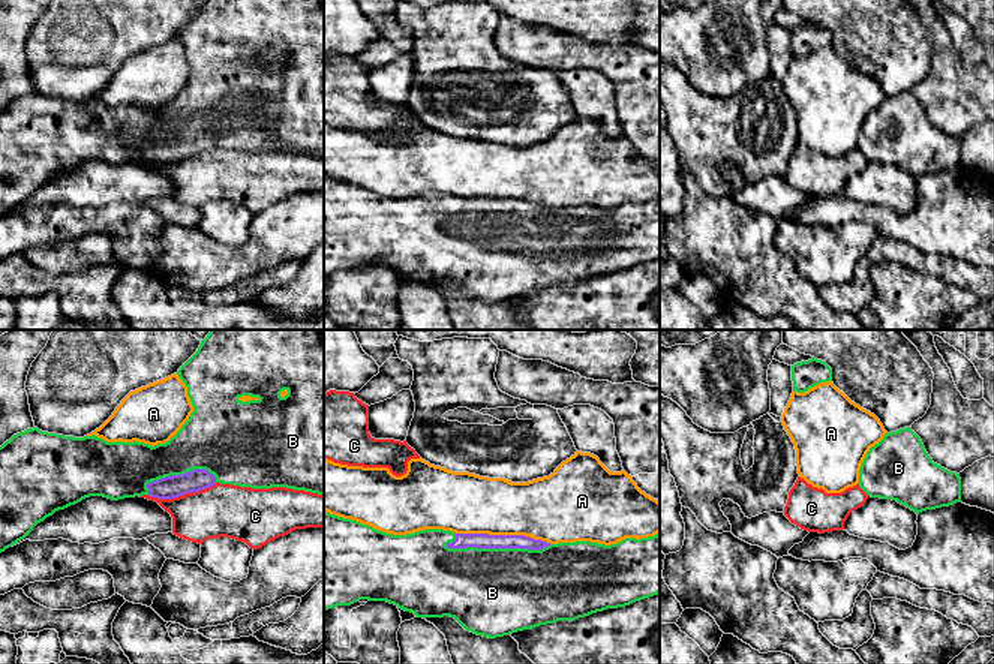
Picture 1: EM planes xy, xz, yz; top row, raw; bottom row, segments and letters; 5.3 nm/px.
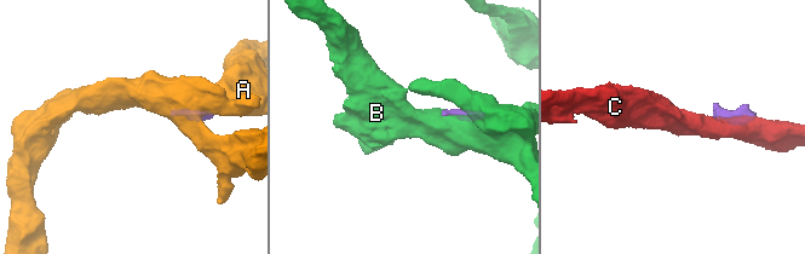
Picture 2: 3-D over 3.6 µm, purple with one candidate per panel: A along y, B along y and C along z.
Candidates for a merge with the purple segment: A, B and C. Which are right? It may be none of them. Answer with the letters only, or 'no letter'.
B

